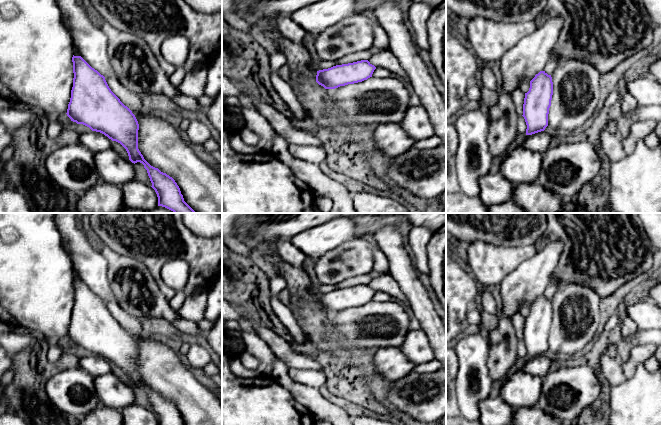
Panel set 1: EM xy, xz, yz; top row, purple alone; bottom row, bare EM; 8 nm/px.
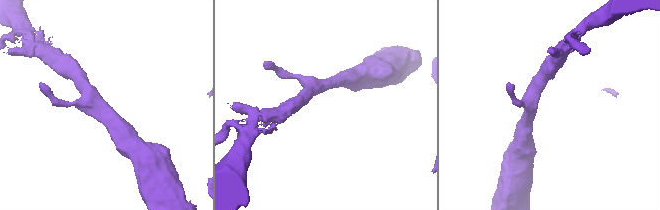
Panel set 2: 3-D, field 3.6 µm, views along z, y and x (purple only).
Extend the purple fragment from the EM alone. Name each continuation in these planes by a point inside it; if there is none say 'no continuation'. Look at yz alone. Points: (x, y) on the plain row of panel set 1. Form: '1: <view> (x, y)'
no continuation

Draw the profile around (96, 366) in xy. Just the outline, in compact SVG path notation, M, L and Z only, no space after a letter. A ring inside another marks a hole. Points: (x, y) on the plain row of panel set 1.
M100 356L79 357L78 365L94 378L111 373L112 364Z

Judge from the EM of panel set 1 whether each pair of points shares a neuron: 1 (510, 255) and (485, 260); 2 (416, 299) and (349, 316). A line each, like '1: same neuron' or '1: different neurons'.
1: same neuron
2: different neurons

